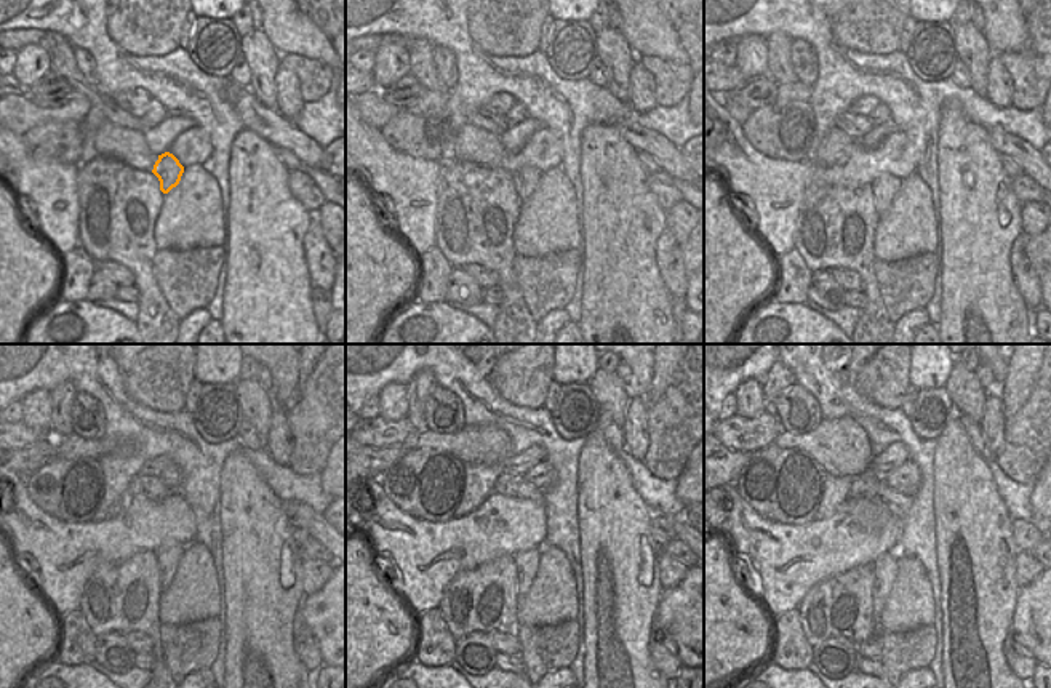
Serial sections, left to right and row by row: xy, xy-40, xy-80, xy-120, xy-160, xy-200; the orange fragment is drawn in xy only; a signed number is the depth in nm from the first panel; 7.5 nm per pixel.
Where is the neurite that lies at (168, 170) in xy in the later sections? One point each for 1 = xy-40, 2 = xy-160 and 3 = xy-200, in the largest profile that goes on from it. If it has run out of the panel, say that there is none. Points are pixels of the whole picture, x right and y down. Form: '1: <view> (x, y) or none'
1: xy-40 (525, 181)
2: xy-160 (527, 562)
3: xy-200 (885, 568)

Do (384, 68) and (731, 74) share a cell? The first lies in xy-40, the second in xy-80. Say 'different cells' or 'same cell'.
different cells

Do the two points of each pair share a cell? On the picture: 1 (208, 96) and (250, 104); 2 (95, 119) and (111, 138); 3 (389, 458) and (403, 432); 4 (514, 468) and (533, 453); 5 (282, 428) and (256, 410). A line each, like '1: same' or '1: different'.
1: different
2: different
3: different
4: same
5: different

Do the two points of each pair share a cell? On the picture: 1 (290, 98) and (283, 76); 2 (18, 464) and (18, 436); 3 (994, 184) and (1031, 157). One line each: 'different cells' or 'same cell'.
1: same cell
2: different cells
3: different cells

